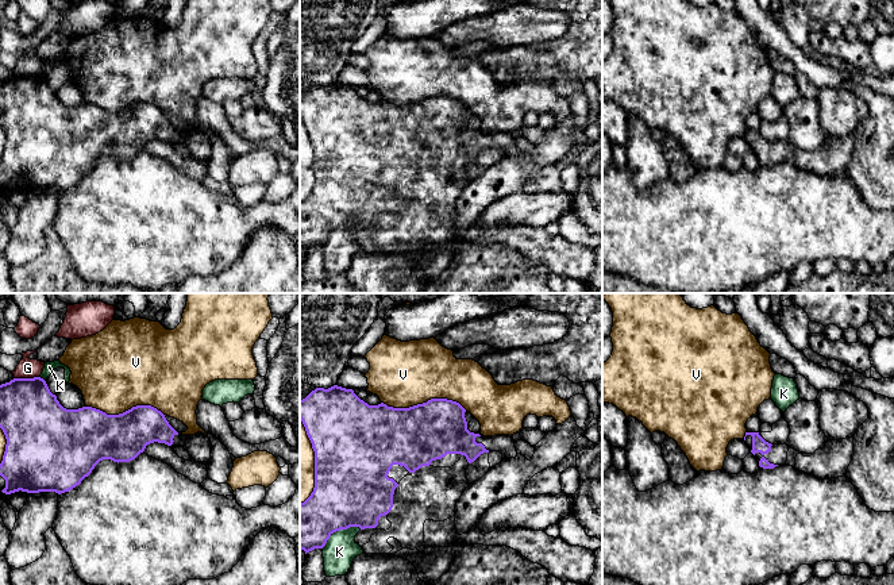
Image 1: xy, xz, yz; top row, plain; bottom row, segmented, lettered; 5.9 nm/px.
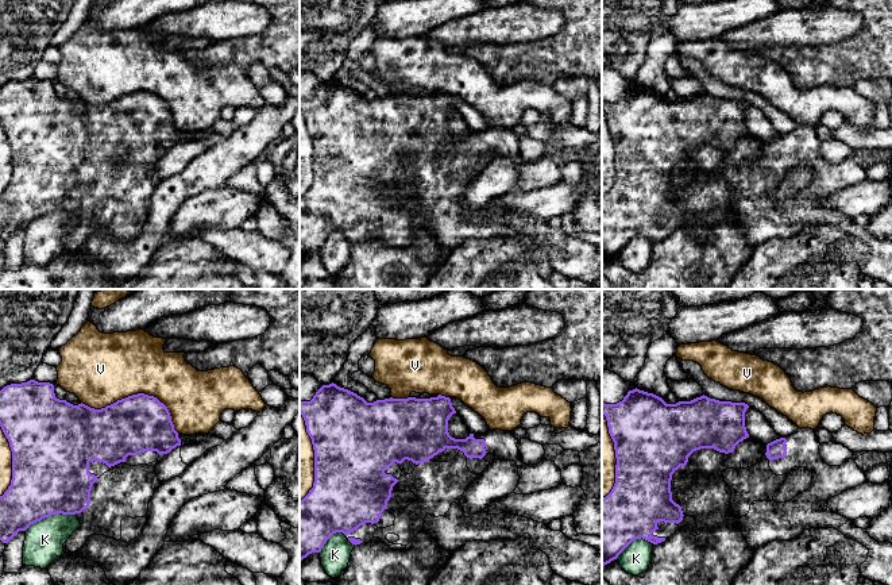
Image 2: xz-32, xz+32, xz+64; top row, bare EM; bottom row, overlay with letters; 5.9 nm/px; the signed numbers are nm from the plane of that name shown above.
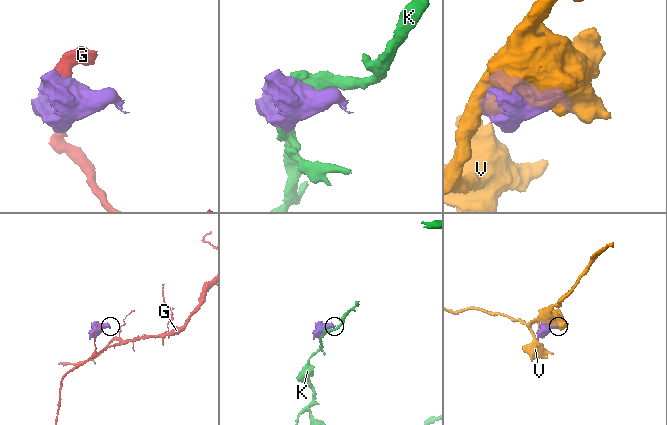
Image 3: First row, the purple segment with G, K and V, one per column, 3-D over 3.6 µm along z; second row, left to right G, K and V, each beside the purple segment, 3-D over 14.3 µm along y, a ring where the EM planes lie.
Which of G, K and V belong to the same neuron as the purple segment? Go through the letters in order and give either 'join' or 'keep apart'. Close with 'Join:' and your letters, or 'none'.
G: keep apart
K: keep apart
V: keep apart
Join: none

